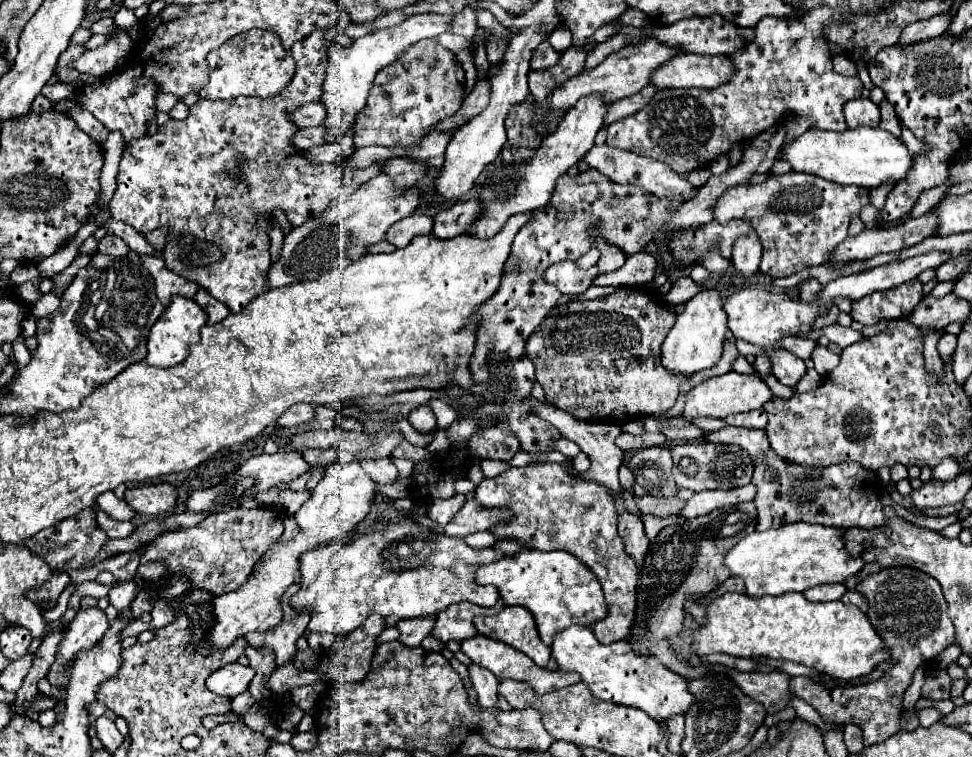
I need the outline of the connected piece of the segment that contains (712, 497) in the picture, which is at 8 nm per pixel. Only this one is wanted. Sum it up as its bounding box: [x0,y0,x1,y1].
[678,483,756,519]

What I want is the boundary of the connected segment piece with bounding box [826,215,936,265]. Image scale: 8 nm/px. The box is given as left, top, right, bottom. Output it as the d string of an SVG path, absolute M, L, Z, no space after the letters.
M922 215L918 219L908 219L904 225L894 229L864 229L860 235L848 237L838 243L826 265L844 265L852 259L870 259L880 253L894 253L912 247L922 239L934 235L934 221L934 215Z

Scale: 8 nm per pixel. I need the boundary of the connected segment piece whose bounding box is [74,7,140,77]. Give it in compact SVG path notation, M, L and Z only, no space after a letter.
M120 7L120 11L114 15L114 25L116 25L116 33L108 37L108 41L94 49L94 51L86 51L78 61L74 61L74 67L82 73L94 75L94 77L104 77L108 73L114 71L114 67L118 65L118 61L122 57L126 57L132 51L132 37L130 37L130 29L136 27L140 21L136 19L134 11Z

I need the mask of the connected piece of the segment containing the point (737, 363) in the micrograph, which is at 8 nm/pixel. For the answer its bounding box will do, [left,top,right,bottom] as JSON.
[732,355,758,375]

